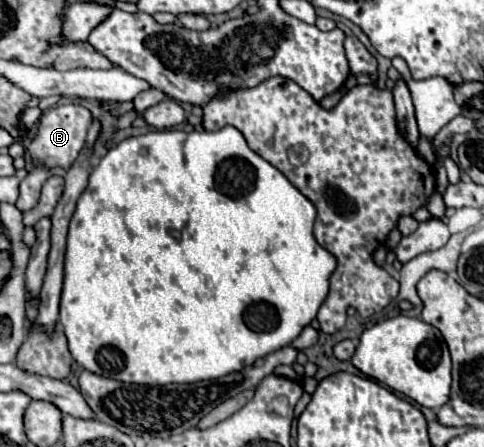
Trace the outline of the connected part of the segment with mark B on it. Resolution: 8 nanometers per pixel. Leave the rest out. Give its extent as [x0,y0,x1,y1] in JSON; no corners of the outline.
[29,103,93,167]

